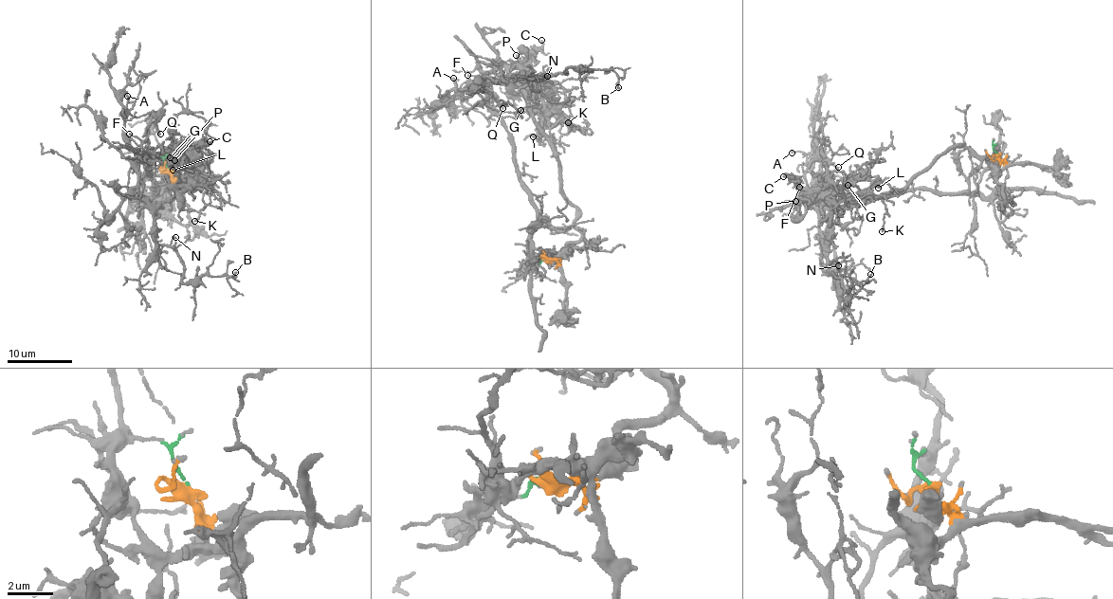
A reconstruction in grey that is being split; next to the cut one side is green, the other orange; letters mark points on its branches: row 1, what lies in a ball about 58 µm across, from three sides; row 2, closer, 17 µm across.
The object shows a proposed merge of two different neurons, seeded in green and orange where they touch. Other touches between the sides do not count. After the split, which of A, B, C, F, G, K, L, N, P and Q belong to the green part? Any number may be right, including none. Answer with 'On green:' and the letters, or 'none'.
On green: A, B, F, N, Q

